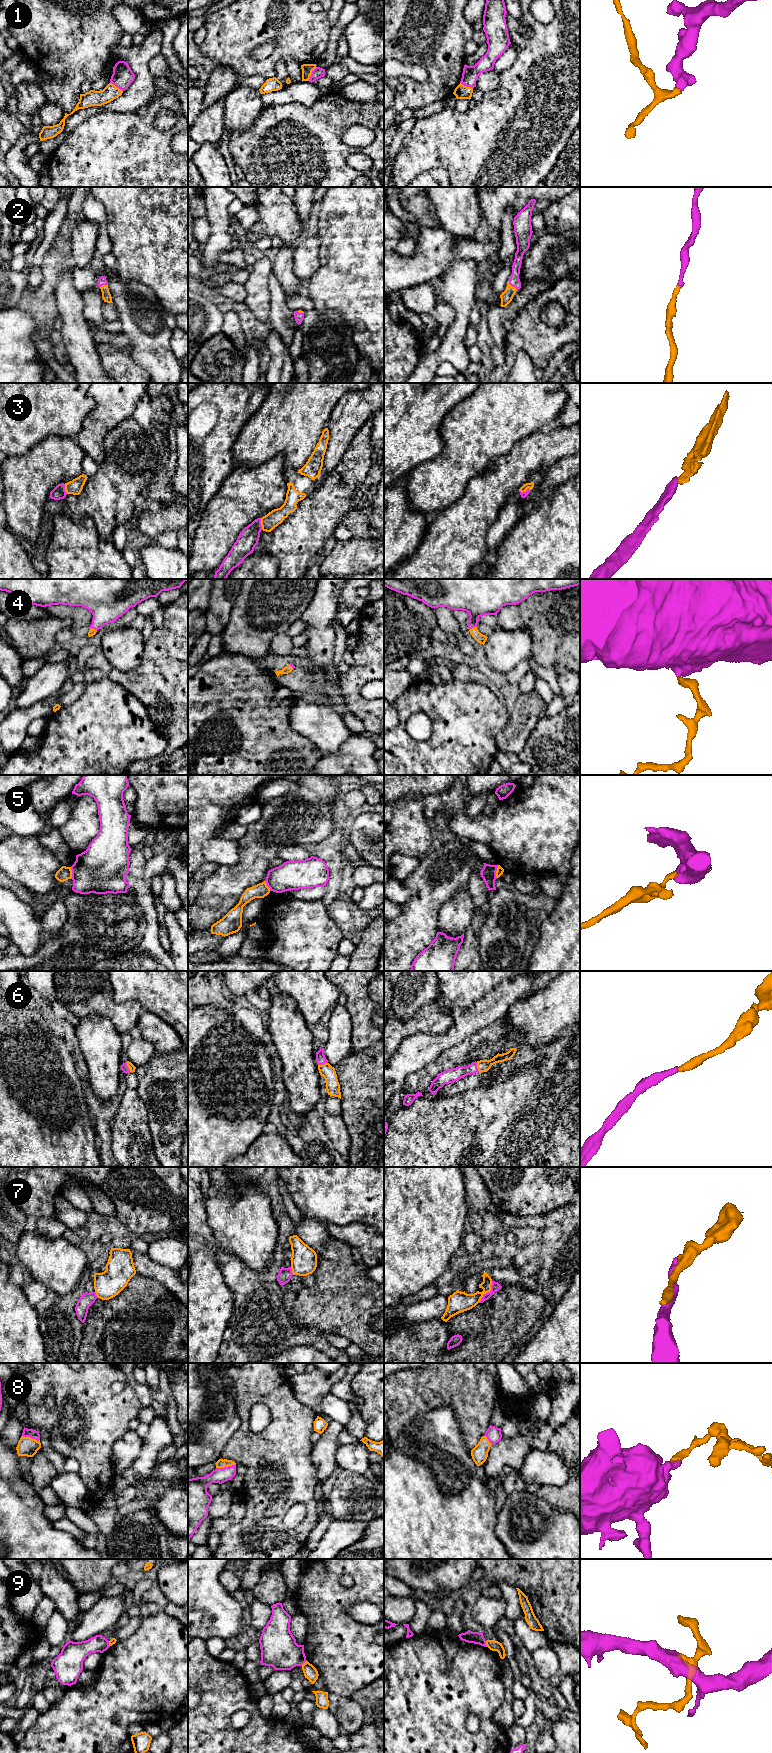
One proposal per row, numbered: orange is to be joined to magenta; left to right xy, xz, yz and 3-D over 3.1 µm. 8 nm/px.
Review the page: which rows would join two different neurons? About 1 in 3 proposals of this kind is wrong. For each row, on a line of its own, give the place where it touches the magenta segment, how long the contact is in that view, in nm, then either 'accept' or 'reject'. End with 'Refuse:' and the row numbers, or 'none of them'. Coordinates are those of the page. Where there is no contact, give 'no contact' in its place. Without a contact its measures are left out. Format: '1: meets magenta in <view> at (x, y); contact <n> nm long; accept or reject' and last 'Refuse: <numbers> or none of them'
1: meets magenta in xz at (311, 74); contact 130 nm long; reject
2: meets magenta in yz at (513, 286); contact 90 nm long; accept
3: meets magenta in xz at (260, 524); contact 100 nm long; accept
4: meets magenta in yz at (472, 627); contact 50 nm long; accept
5: meets magenta in yz at (496, 870); contact 110 nm long; reject
6: meets magenta in yz at (476, 1067); contact 90 nm long; accept
7: meets magenta in yz at (488, 1292); contact 200 nm long; reject
8: meets magenta in xz at (225, 1467); contact 160 nm long; accept
9: meets magenta in yz at (485, 1644); contact 50 nm long; reject
Refuse: 1, 5, 7, 9

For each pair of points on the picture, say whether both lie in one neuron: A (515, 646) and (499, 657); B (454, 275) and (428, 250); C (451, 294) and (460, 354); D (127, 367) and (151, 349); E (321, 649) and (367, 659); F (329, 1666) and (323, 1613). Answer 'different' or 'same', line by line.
A: same
B: different
C: same
D: different
E: different
F: same

